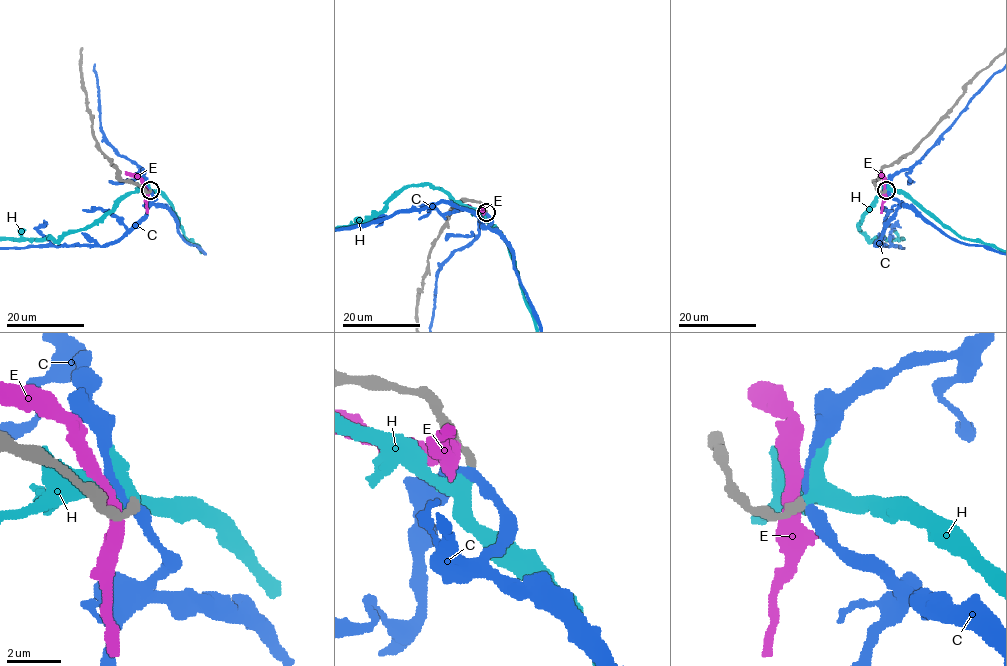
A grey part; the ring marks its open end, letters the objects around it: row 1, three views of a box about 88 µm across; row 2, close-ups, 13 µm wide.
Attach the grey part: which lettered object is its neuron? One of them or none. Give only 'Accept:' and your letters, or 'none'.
Accept: H

